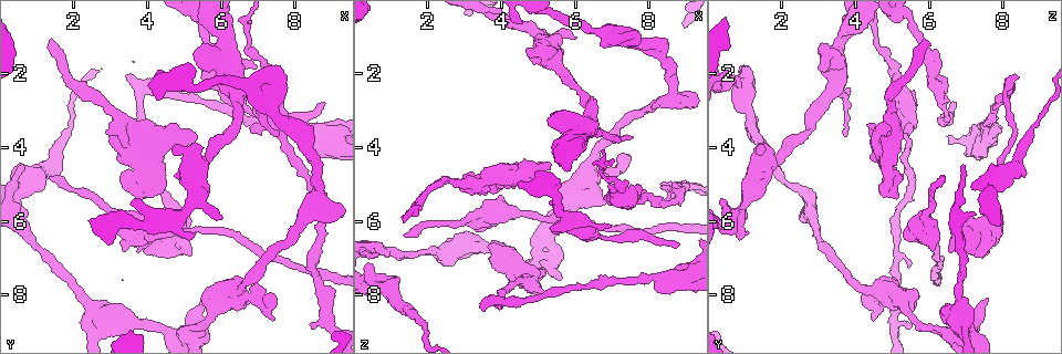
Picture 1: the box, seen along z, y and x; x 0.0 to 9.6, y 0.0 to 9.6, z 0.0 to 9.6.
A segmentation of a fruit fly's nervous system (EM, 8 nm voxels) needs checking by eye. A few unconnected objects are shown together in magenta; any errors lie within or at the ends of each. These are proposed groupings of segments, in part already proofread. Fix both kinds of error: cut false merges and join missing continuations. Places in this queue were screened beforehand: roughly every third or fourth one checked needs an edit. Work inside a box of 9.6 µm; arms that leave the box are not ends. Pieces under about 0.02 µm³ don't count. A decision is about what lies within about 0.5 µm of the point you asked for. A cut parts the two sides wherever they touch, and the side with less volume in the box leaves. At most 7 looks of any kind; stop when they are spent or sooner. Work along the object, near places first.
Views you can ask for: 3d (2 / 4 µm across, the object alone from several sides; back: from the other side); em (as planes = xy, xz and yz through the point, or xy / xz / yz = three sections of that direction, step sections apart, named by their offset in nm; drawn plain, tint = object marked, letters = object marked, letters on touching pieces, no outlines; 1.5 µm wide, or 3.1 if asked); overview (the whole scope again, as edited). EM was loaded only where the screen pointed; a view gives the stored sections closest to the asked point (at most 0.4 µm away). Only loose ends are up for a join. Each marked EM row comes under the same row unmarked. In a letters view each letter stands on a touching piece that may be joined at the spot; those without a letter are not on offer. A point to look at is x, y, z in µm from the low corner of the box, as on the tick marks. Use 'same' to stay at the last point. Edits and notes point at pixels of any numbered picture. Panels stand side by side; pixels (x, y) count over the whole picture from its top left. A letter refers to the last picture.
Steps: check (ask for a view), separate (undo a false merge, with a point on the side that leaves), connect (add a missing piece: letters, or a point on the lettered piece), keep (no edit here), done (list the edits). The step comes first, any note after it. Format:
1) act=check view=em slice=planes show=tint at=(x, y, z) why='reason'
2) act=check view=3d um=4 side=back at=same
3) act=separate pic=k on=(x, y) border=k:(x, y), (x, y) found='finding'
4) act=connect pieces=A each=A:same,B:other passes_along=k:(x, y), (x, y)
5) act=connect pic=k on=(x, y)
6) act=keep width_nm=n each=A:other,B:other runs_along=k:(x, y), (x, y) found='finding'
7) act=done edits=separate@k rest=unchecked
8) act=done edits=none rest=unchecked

act=check view=em slice=planes show=letters at=(3.55, 2.05, 8.45) why='an open end'

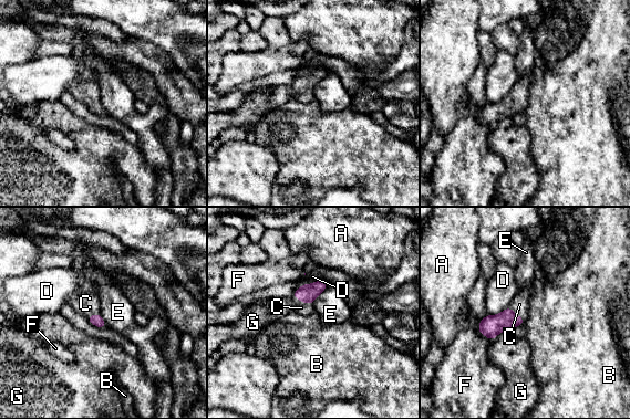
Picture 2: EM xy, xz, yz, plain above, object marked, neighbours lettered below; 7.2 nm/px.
act=connect pieces=C longest_contact=D:260nm each=A:other,B:other,C:same,D:other,E:other,F:other,G:other passes_along=2:(307, 293), (302, 301), (301, 307) found='it goes on there'

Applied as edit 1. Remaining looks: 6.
act=check view=overview

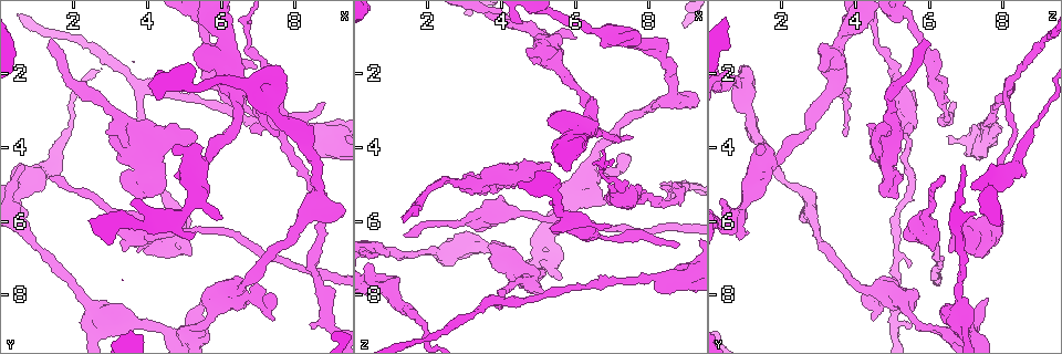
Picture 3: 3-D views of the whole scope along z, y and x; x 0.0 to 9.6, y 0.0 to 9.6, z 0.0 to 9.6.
act=check view=em slice=xy step=4 show=tint at=(1.30, 4.85, 6.40) why='an open end'

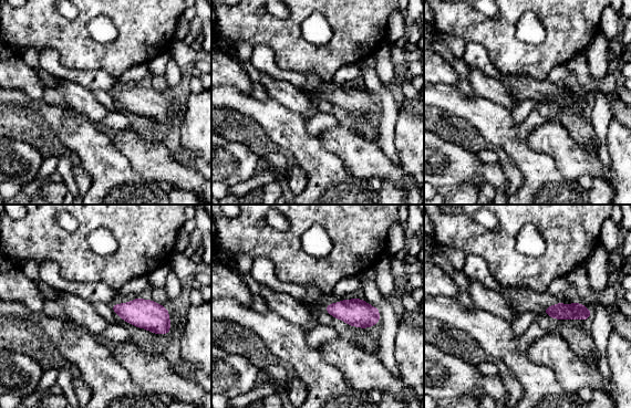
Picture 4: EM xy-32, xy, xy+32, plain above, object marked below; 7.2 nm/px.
act=check view=em slice=planes show=letters at=same

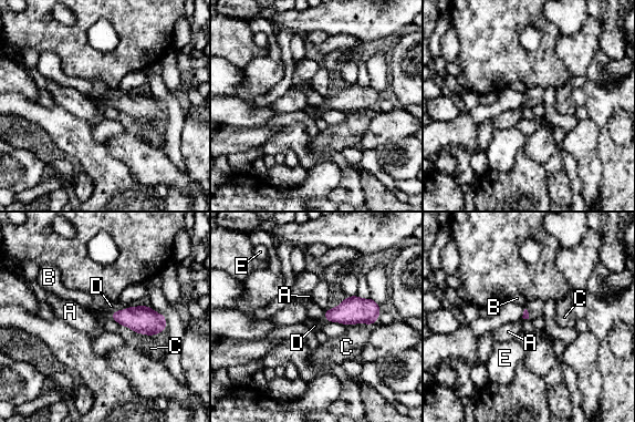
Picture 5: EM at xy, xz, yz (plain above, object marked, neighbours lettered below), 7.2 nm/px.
act=connect pieces=D each=A:other,B:other,C:other,D:same,E:other found='it goes on there'

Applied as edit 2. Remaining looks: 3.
act=check view=3d um=2 at=(1.30, 1.05, 5.80) why='long arm stops here'

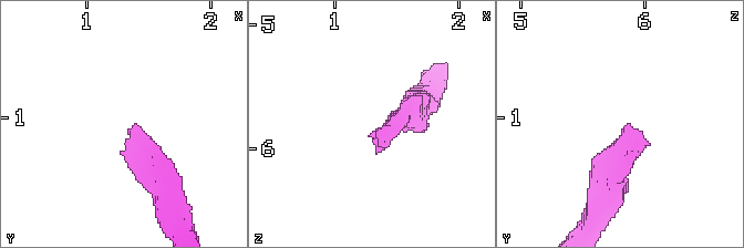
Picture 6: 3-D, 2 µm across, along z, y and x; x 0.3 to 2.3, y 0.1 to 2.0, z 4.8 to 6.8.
act=check view=em slice=planes show=letters at=(1.38, 1.06, 5.82)

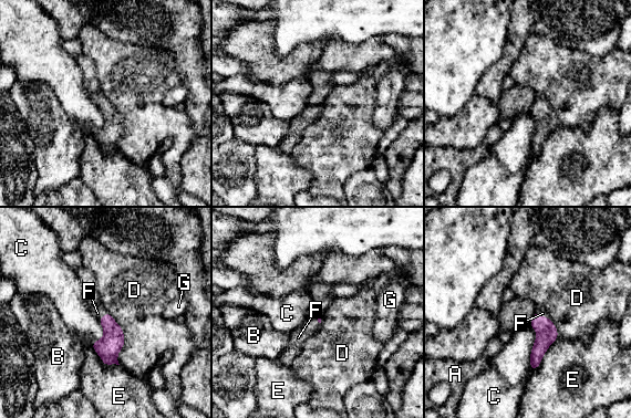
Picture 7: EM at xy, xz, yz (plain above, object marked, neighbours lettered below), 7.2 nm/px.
act=connect pieces=F each=A:other,B:other,C:other,D:other,E:other,F:same,G:other passes_along=7:(107, 348), (104, 315), (97, 313) found='the neuron continues'

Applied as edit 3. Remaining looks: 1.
act=done edits=connect@2,connect@5,connect@7 rest=unchecked

